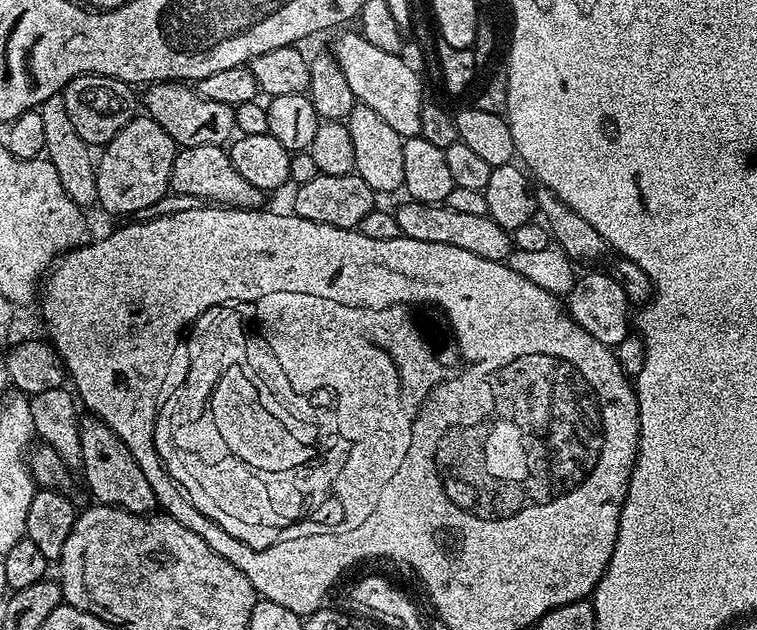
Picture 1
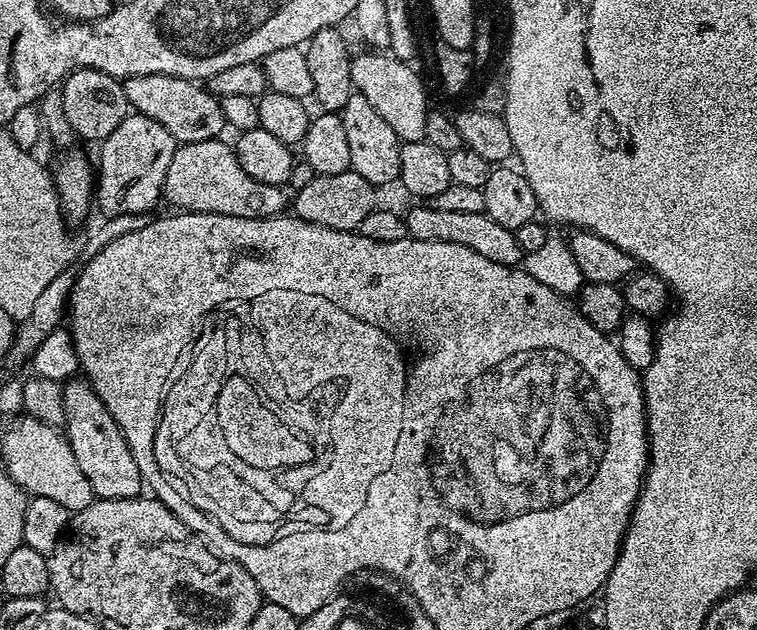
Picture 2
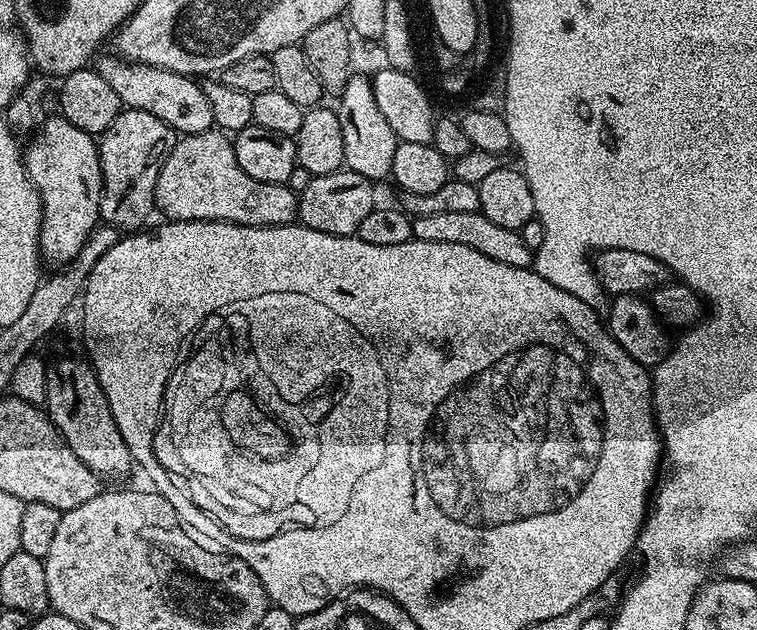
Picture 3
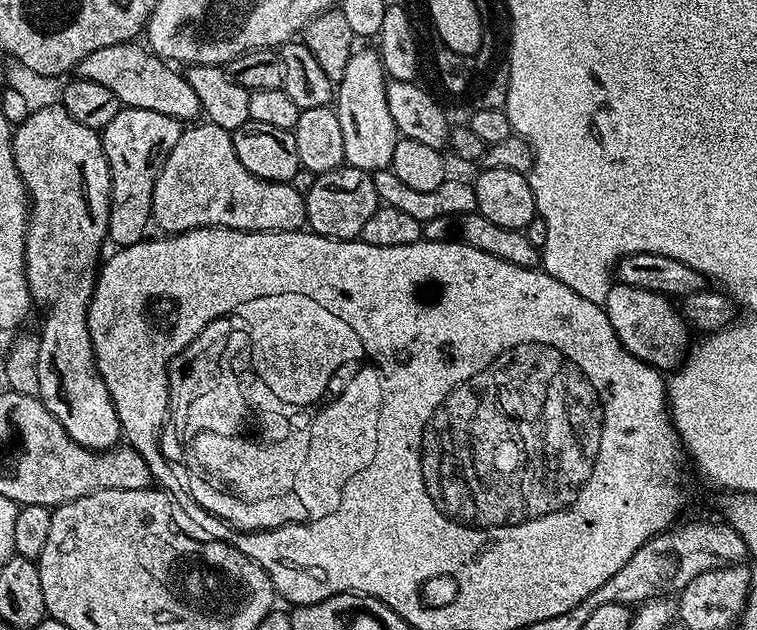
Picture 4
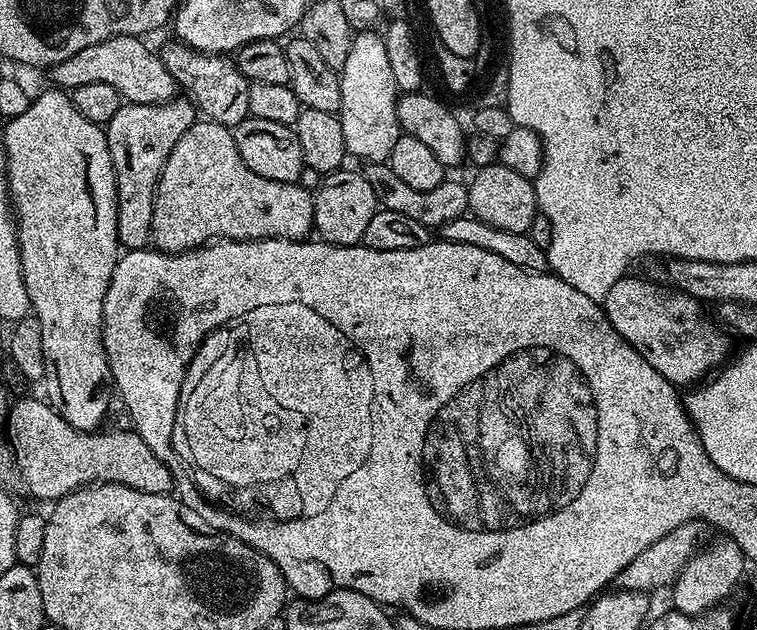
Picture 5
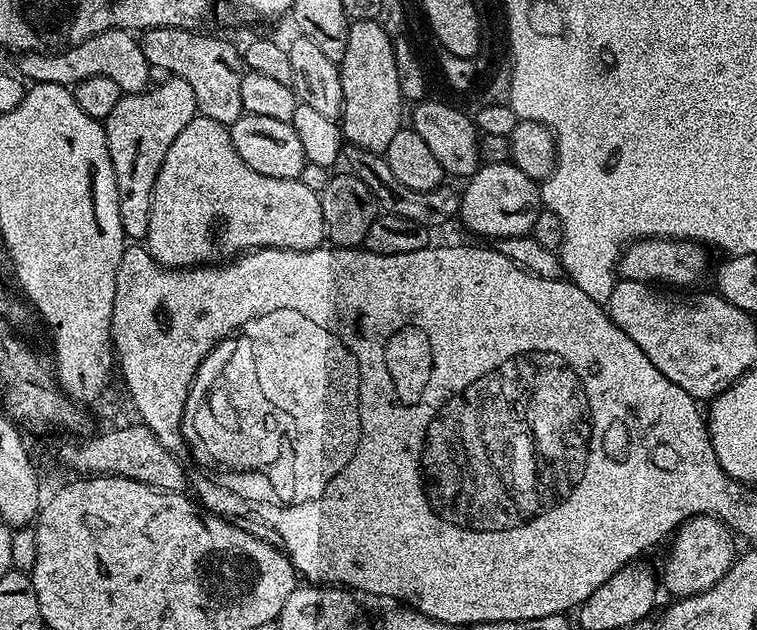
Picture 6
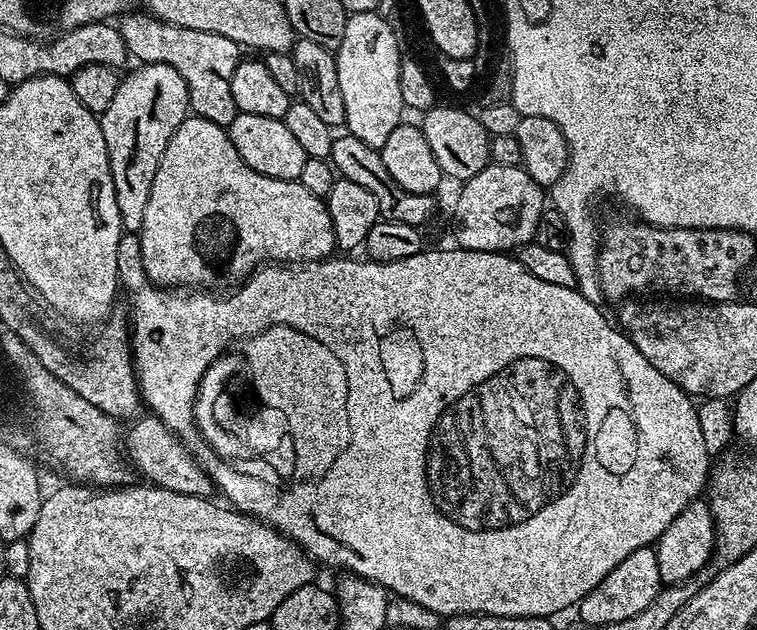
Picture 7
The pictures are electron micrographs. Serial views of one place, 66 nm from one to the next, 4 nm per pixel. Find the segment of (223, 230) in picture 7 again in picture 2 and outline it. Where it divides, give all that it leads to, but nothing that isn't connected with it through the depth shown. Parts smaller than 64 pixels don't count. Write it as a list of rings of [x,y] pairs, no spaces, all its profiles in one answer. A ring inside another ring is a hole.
[[[217,138],[206,142],[181,144],[174,158],[170,158],[170,170],[166,170],[164,183],[165,201],[173,204],[173,209],[182,212],[201,212],[202,214],[230,214],[234,218],[270,218],[279,216],[289,207],[290,196],[279,184],[258,182],[250,178],[236,157],[231,143],[223,144]]]

